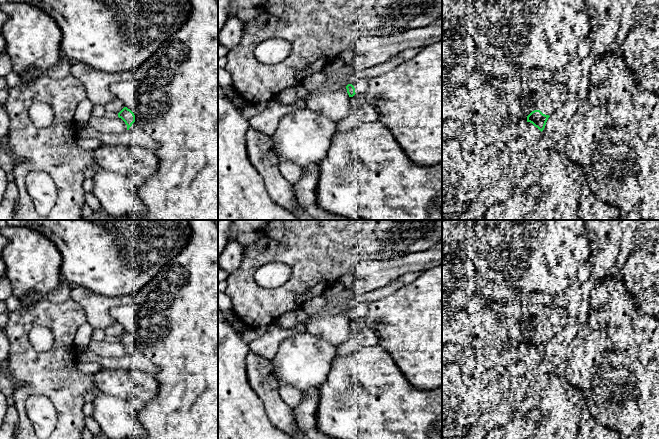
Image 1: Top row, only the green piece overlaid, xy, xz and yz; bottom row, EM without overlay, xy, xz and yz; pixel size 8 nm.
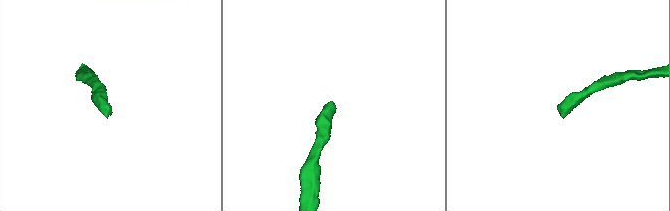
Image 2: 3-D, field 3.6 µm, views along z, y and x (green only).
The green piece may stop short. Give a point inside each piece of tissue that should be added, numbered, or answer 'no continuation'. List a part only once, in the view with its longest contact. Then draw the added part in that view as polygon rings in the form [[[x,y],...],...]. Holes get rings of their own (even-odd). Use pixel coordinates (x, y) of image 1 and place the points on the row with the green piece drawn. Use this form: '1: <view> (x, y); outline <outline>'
1: yz (527, 131); outline [[[520,121],[517,135],[526,144],[533,144],[541,135],[541,131],[530,122]]]

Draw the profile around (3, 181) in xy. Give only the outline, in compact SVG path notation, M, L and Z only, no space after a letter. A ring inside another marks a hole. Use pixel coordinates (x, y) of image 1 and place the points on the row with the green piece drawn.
M0 166L0 204L4 199L4 194L7 186L8 186L8 181L6 179L6 172Z

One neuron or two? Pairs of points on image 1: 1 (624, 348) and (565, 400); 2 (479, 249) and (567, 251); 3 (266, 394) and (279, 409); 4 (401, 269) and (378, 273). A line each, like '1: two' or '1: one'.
1: two
2: one
3: one
4: one

